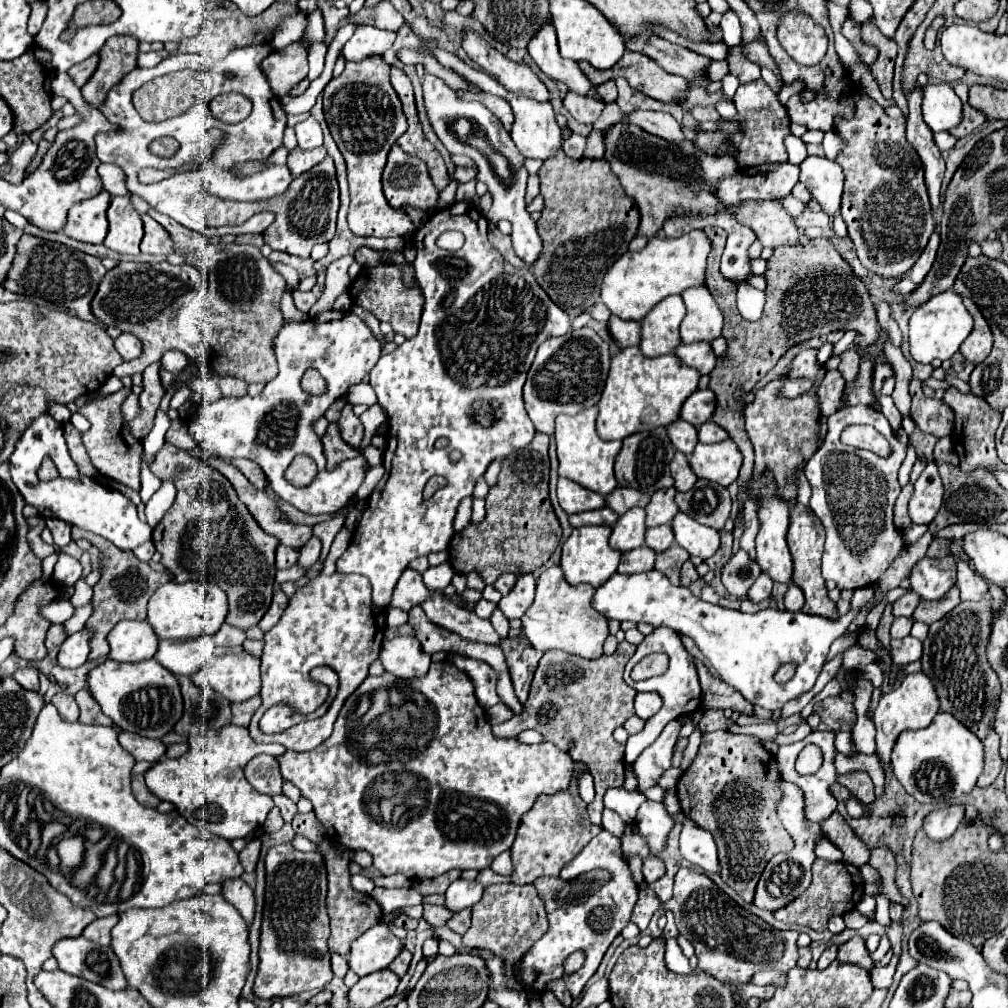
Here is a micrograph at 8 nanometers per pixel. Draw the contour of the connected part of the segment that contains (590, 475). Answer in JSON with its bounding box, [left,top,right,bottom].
[556,408,622,496]

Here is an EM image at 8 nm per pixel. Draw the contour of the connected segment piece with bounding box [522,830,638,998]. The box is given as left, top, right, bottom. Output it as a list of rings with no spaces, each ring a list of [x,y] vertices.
[[[602,830],[598,836],[594,836],[588,846],[584,846],[562,870],[560,876],[564,880],[572,880],[578,878],[584,872],[590,872],[594,868],[608,868],[612,874],[612,880],[608,884],[604,884],[596,894],[588,896],[588,900],[580,902],[580,904],[570,904],[564,908],[558,908],[554,912],[548,914],[548,930],[544,934],[544,938],[540,938],[522,958],[522,980],[528,986],[528,990],[546,990],[546,984],[550,982],[550,978],[562,978],[564,976],[564,960],[576,952],[582,950],[586,952],[586,960],[582,964],[582,968],[574,974],[568,974],[568,990],[572,994],[572,998],[578,998],[582,988],[586,986],[586,982],[592,978],[592,974],[598,970],[602,956],[606,954],[608,946],[612,944],[612,940],[620,934],[620,930],[630,922],[630,914],[634,910],[634,904],[638,900],[638,886],[632,880],[628,862],[622,854],[620,848],[620,838],[612,836],[610,832]]]

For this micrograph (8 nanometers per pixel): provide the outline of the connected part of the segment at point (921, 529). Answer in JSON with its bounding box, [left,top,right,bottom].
[902,524,928,544]

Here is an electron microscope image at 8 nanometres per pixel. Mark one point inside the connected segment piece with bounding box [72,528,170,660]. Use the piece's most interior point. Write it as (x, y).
(117, 597)

